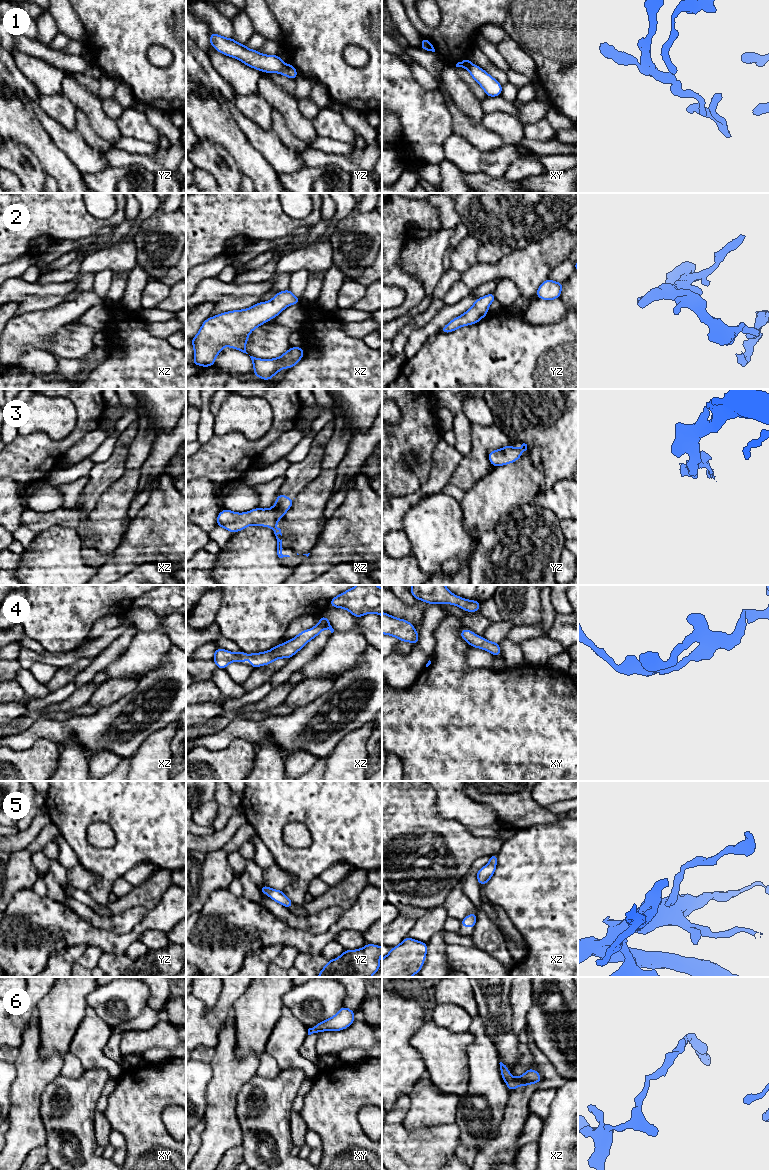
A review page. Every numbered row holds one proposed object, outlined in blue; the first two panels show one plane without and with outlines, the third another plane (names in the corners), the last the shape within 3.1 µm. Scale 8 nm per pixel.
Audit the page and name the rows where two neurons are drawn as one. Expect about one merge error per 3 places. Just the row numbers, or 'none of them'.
1, 3

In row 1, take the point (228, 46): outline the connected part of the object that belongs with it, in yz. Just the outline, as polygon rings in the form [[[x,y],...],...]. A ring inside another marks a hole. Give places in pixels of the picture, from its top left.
[[[211,32],[210,45],[218,52],[236,58],[245,65],[266,73],[280,73],[286,65],[278,55],[265,55],[258,50],[251,50],[246,45],[236,42],[233,38],[225,38]]]

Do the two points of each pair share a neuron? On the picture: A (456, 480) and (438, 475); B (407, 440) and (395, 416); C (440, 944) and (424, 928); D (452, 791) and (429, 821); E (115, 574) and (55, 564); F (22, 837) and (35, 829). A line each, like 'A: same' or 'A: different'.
A: different
B: different
C: different
D: different
E: different
F: same

